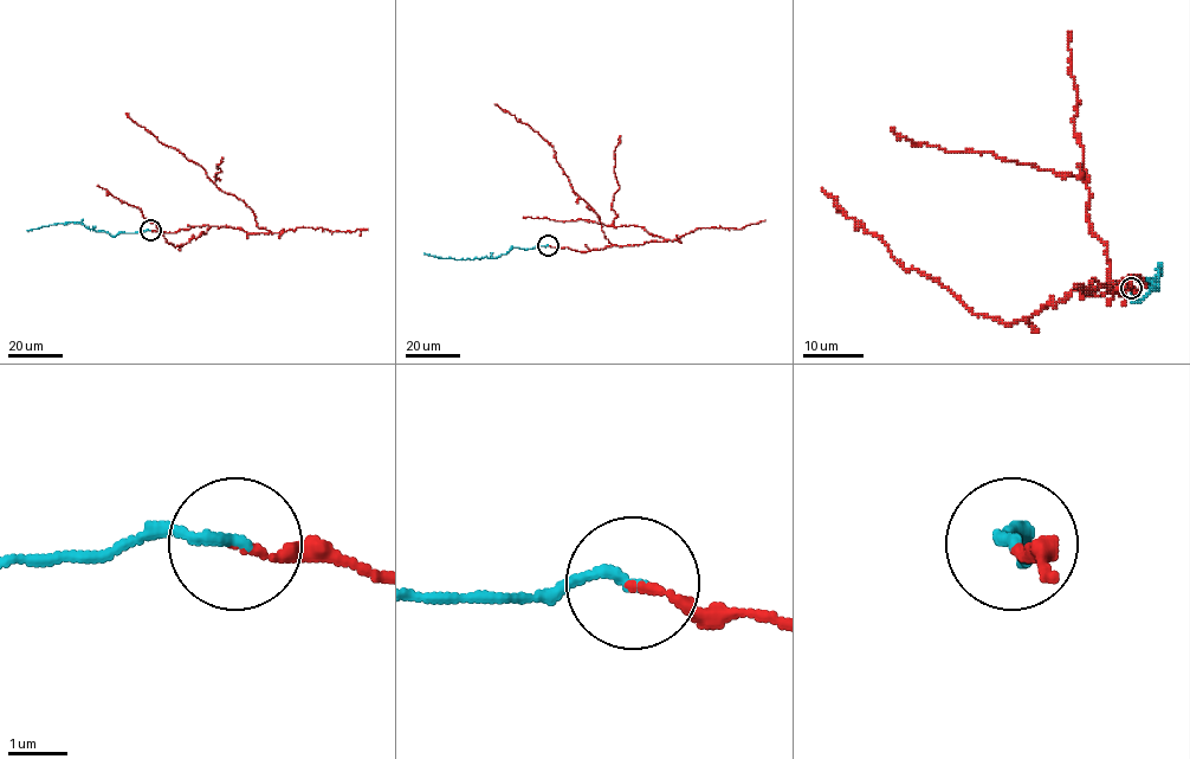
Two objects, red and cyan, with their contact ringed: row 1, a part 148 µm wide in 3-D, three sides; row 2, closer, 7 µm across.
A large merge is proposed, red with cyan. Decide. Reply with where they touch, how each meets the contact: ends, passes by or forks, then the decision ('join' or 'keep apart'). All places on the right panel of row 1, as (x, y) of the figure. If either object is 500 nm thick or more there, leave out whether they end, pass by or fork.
place (1131, 288); red ends; cyan ends; join

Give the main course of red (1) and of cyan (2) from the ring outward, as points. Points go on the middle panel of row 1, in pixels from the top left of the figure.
1: (548, 245), (587, 251), (667, 239), (640, 226), (523, 217)
2: (548, 245), (525, 250), (512, 246), (496, 258), (441, 258), (425, 253)

